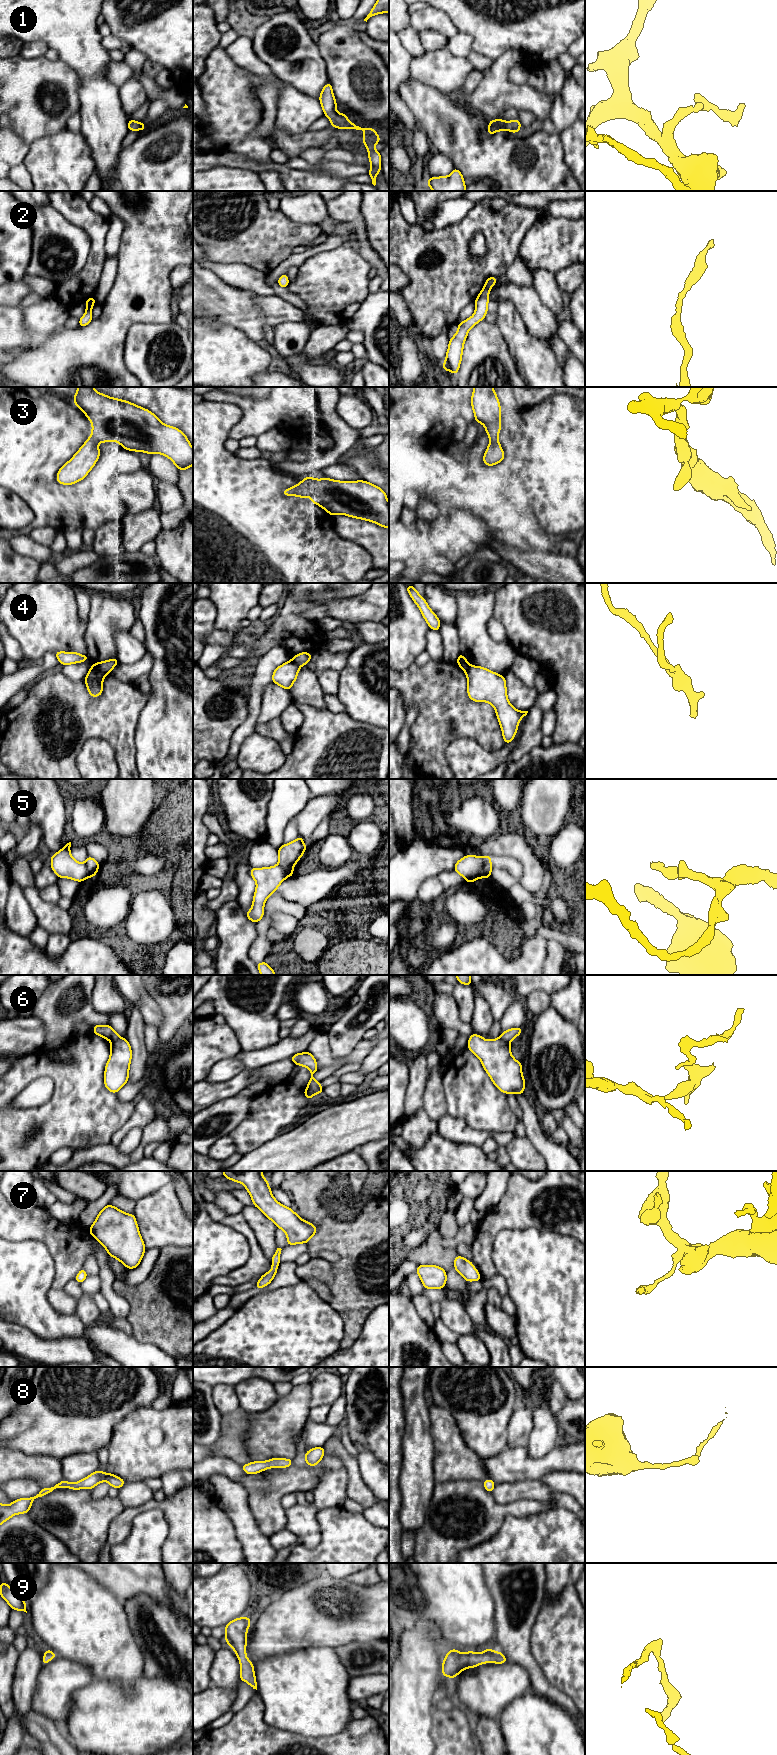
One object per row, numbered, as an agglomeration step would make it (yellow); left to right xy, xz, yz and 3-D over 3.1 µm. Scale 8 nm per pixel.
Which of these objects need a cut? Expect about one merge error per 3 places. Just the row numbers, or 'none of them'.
4, 5, 6

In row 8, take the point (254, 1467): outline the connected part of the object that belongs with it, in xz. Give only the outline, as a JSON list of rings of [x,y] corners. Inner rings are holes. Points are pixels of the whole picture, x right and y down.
[[[272,1458],[267,1461],[253,1461],[249,1464],[241,1465],[242,1469],[246,1474],[252,1475],[256,1473],[260,1473],[268,1468],[285,1468],[290,1467],[292,1465],[293,1459],[285,1459],[285,1458]]]

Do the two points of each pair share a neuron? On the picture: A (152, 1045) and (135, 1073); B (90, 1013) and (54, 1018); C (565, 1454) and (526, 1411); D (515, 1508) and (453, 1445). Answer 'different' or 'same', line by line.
A: different
B: same
C: different
D: different

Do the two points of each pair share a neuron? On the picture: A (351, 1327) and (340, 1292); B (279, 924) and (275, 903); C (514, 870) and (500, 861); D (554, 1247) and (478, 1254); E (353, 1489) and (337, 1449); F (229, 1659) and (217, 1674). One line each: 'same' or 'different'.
A: same
B: different
C: same
D: different
E: same
F: same

